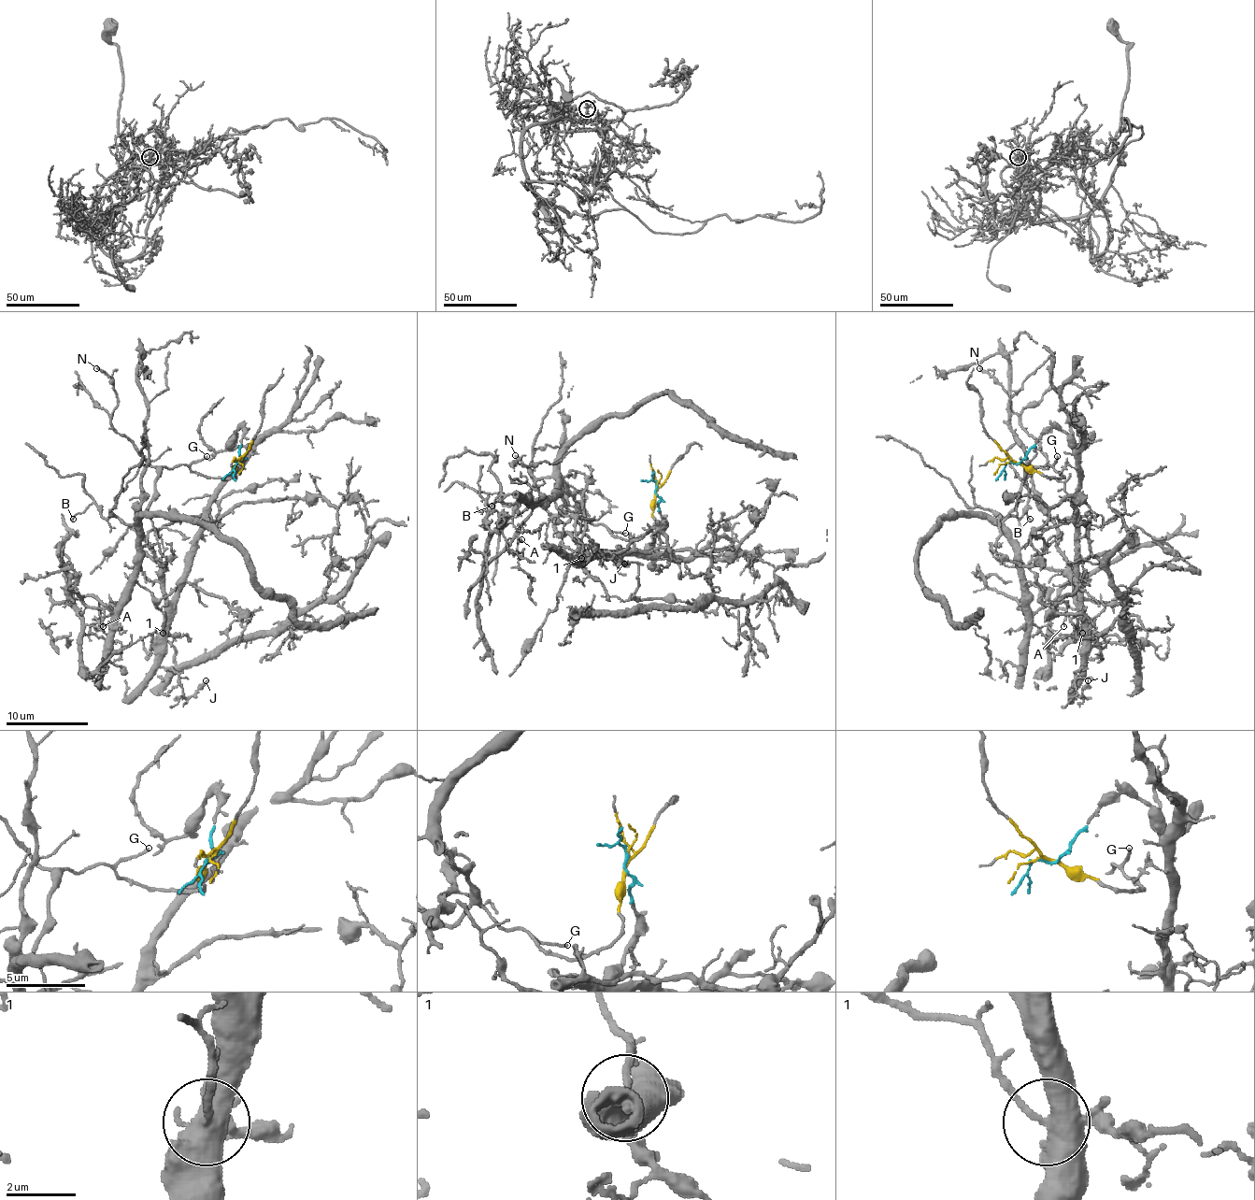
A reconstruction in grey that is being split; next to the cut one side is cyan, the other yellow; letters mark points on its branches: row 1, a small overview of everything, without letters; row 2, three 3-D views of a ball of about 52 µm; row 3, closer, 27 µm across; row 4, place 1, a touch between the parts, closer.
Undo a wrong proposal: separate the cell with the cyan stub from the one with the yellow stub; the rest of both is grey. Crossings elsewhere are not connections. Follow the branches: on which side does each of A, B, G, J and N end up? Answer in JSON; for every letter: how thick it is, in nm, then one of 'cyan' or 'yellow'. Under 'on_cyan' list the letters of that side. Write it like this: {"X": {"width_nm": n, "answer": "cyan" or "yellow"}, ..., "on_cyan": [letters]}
{"A": {"width_nm": 120, "answer": "yellow"}, "B": {"width_nm": 120, "answer": "yellow"}, "G": {"width_nm": 160, "answer": "yellow"}, "J": {"width_nm": 360, "answer": "cyan"}, "N": {"width_nm": 170, "answer": "yellow"}, "on_cyan": ["J"]}

